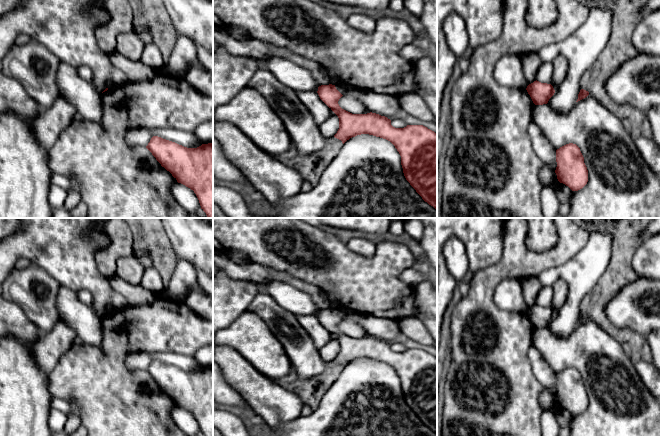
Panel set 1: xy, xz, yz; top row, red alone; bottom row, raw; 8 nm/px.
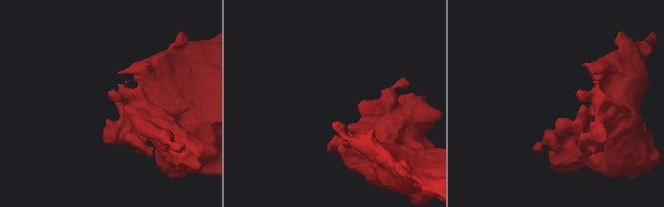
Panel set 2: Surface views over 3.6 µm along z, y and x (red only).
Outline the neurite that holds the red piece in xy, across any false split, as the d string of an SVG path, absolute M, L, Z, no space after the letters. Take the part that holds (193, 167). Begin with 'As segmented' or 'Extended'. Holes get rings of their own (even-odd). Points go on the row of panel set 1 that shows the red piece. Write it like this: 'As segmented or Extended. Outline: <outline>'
As segmented. Outline: M153 136L146 148L178 183L194 191L207 218L213 218L213 143L187 148Z

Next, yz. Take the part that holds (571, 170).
As segmented. Outline: M573 143L556 150L557 167L555 173L560 183L572 191L582 189L588 182L588 170L580 148Z

